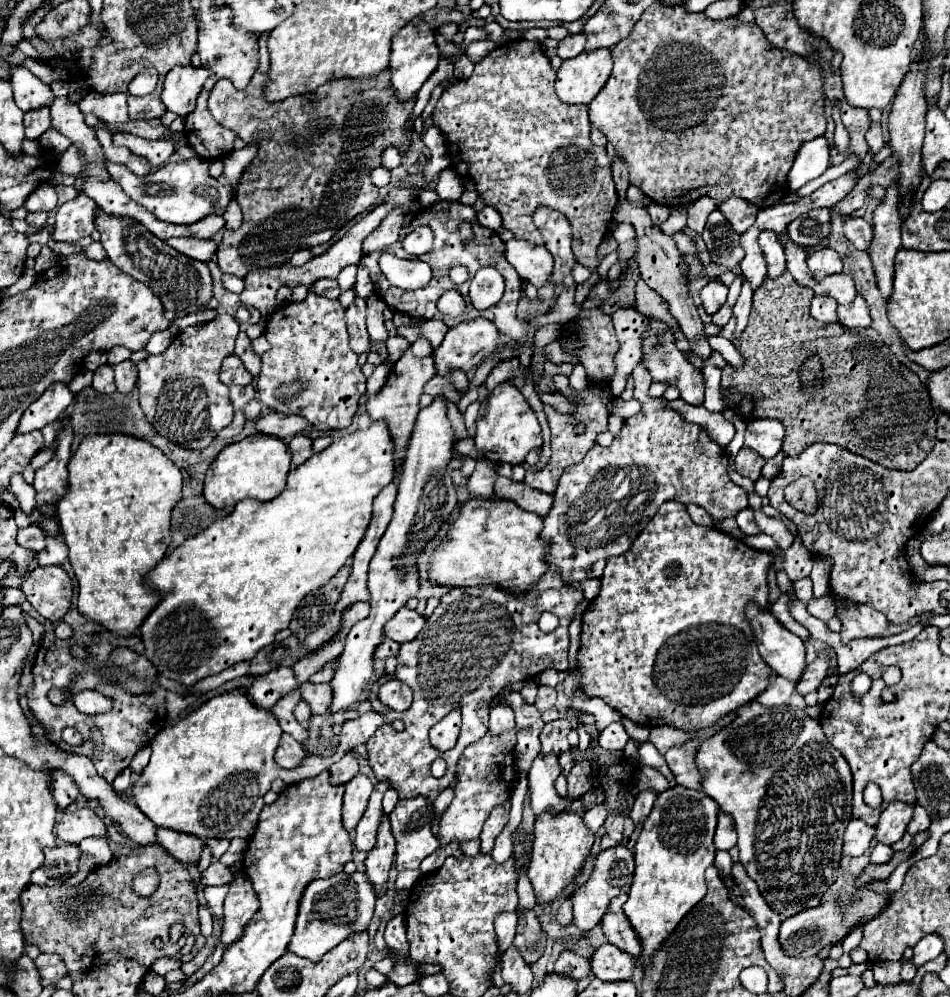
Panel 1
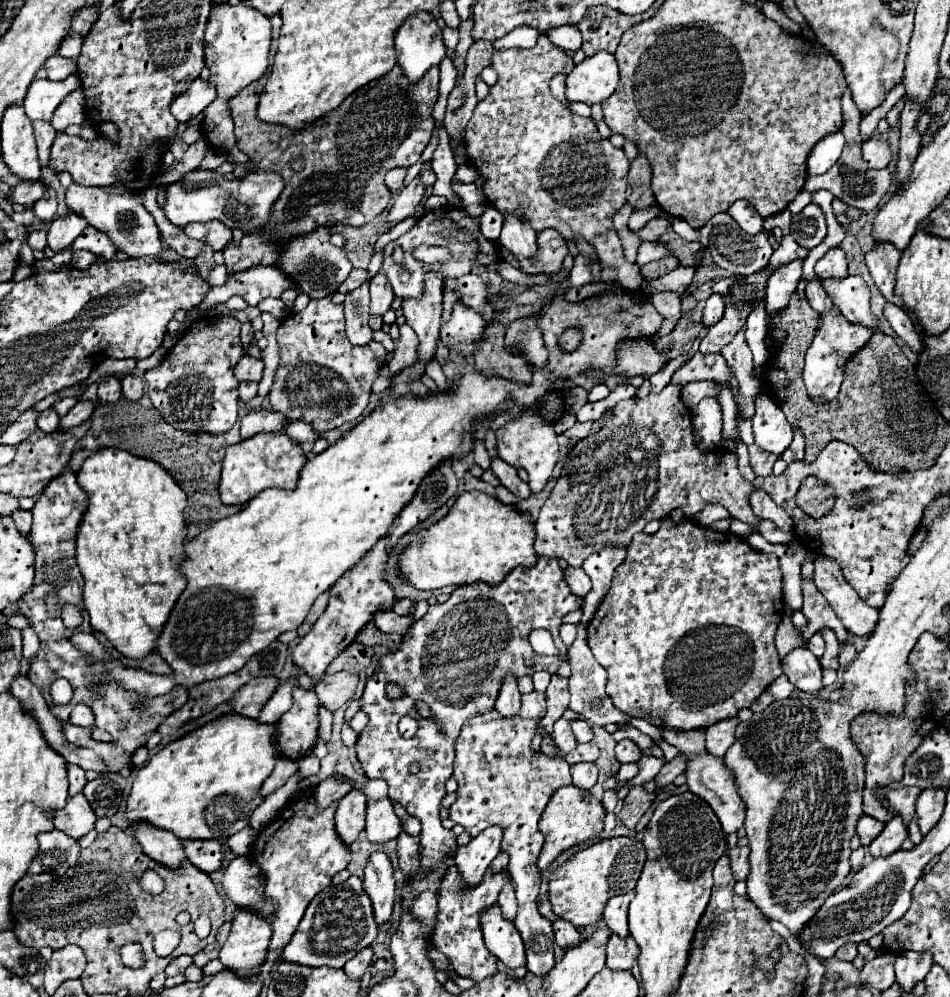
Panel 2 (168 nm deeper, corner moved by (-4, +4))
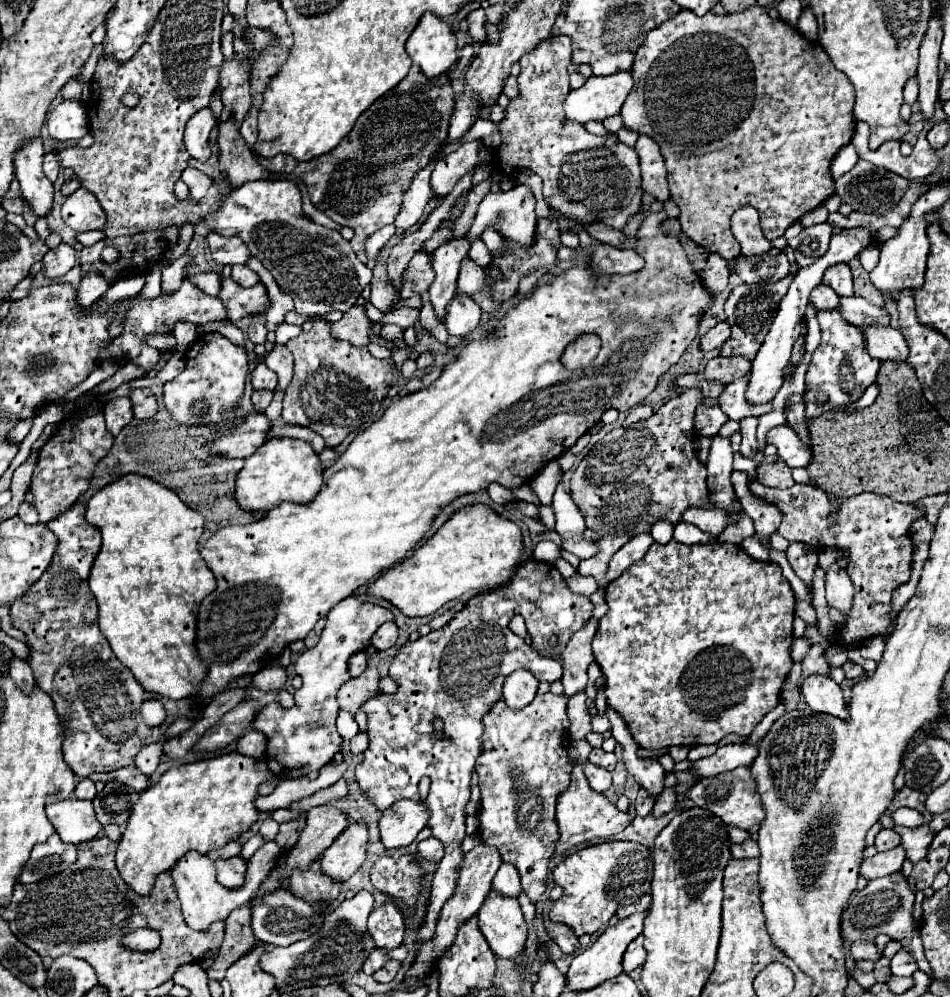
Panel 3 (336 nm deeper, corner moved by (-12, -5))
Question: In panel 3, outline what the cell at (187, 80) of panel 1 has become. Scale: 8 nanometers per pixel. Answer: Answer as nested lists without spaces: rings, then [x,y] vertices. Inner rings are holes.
[[[210,107],[196,111],[196,115],[192,115],[190,121],[186,123],[184,143],[194,159],[206,161],[212,155],[212,149],[208,149],[208,133],[214,127],[216,127],[216,117]]]

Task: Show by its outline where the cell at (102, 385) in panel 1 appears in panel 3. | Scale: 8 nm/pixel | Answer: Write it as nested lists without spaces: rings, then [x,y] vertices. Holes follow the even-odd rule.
[[[114,397],[104,405],[104,417],[106,417],[106,427],[112,435],[118,435],[124,425],[130,423],[132,419],[132,403],[130,397]]]

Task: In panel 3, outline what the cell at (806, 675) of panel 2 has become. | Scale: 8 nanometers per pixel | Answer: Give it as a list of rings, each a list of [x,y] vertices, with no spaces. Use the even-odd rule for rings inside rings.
[[[808,675],[802,683],[802,697],[812,711],[822,711],[840,719],[848,717],[842,689],[828,675]]]

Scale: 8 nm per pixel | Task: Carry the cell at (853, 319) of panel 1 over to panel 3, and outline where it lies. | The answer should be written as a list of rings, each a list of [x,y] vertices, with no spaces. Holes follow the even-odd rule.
[[[818,311],[818,321],[822,329],[822,341],[812,355],[812,363],[806,373],[806,393],[804,395],[806,395],[806,405],[810,405],[810,401],[820,405],[816,395],[824,391],[828,395],[828,401],[822,405],[826,405],[826,409],[830,411],[834,405],[848,405],[856,401],[866,391],[866,387],[874,383],[880,361],[868,355],[866,343],[862,339],[862,331],[850,325],[840,315],[840,311]]]

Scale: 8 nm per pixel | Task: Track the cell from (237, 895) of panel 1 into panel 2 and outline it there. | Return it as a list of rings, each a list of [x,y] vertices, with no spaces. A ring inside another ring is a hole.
[[[236,910],[230,936],[224,942],[218,960],[236,976],[254,980],[260,976],[262,964],[266,962],[270,938],[272,926],[264,922],[260,914]]]

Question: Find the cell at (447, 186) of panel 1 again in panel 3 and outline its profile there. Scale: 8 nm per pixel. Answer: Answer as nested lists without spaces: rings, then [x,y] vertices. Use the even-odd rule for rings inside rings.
[[[516,185],[514,189],[510,189],[506,193],[504,191],[488,193],[480,201],[478,213],[474,217],[474,223],[472,223],[466,239],[474,241],[476,237],[480,237],[480,233],[484,233],[488,227],[492,227],[502,237],[520,243],[524,249],[530,249],[536,243],[536,225],[538,225],[538,217],[534,213],[534,195],[530,193],[530,189],[526,185]]]

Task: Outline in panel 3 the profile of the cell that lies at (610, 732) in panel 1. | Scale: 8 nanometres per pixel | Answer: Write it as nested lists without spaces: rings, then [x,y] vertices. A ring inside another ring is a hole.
[[[638,755],[634,757],[624,757],[626,771],[654,797],[658,797],[664,789],[664,777],[666,771],[656,759],[642,759]]]

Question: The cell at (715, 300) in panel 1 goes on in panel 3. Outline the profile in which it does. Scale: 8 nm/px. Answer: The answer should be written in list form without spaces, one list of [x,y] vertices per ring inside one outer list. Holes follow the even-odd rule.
[[[720,321],[718,325],[714,325],[702,339],[700,339],[700,347],[702,351],[712,351],[712,349],[720,349],[722,343],[730,337],[730,325],[726,321]]]

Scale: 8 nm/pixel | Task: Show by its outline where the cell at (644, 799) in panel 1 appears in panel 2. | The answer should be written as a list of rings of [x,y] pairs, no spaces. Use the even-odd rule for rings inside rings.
[[[682,754],[676,756],[674,760],[666,762],[666,764],[662,766],[662,770],[658,772],[658,776],[654,778],[654,780],[656,780],[656,786],[666,786],[666,784],[670,784],[678,774],[686,772],[686,762],[688,762],[688,758],[682,756]]]

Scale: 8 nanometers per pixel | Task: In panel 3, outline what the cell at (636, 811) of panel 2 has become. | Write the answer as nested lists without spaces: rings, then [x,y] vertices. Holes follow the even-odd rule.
[[[670,787],[670,789],[664,789],[662,791],[662,795],[660,795],[660,799],[656,799],[656,803],[654,803],[654,809],[652,809],[652,817],[662,817],[664,813],[668,813],[668,811],[672,811],[674,809],[674,803],[676,803],[676,793],[674,793],[674,787]]]

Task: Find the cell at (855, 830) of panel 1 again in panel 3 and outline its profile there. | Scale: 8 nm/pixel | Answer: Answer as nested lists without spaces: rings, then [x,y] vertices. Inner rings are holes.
[[[882,829],[878,835],[876,835],[876,851],[888,851],[892,847],[898,847],[900,845],[900,835],[892,829]]]

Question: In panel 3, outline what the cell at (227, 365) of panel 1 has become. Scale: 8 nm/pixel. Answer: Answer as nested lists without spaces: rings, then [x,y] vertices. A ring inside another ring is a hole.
[[[264,363],[256,365],[250,379],[252,379],[254,389],[274,389],[276,387],[276,373],[270,371]]]

